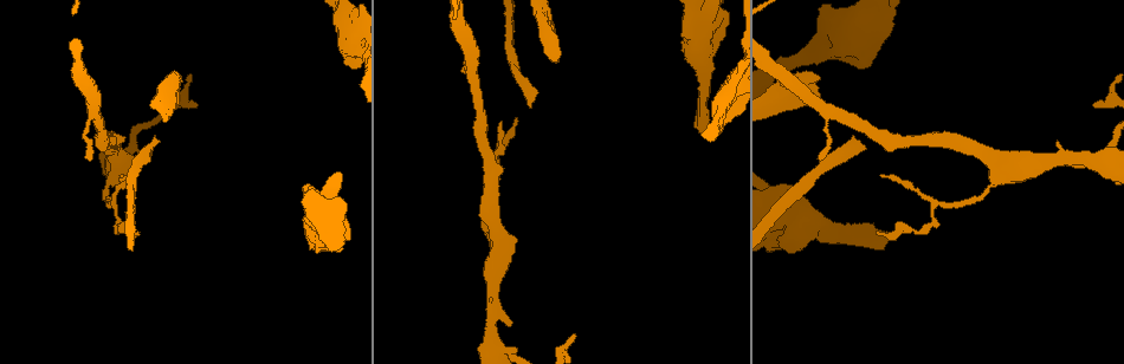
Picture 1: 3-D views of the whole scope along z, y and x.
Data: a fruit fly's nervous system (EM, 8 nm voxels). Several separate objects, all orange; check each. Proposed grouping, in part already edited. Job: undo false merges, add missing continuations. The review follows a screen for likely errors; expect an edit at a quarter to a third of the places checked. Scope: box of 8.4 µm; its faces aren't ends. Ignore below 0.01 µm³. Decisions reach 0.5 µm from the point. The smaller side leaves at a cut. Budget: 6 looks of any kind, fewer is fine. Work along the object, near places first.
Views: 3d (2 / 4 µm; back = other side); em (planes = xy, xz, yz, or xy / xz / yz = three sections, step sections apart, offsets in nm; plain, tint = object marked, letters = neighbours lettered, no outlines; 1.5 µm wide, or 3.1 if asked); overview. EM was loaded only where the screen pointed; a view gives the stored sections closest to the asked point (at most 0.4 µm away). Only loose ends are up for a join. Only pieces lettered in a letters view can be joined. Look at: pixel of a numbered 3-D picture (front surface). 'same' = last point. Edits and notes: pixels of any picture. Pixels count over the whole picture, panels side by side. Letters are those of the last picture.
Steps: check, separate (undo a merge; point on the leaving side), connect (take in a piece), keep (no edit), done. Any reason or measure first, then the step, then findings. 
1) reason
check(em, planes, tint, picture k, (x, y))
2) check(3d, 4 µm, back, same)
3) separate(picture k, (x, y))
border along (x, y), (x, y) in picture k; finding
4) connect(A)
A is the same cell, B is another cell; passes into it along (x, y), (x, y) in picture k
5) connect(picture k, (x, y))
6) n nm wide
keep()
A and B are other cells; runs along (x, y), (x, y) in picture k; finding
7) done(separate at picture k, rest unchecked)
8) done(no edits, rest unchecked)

free end
check(em, planes, plain, picture 1, (555, 63))

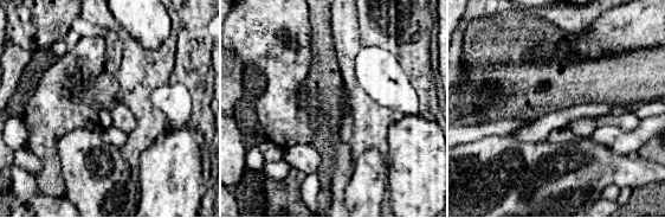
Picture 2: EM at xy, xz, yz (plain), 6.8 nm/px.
see the neighbours
check(em, planes, letters, same)

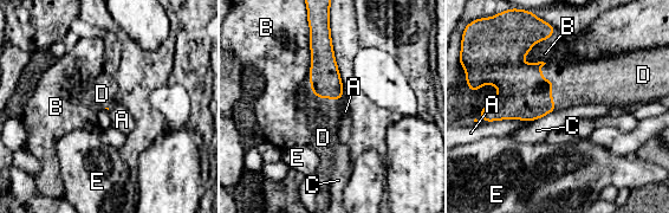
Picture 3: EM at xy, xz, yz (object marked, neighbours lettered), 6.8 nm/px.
connect(D)
D is the same cell, A, B, C and E are other cells; passes into it along (524, 95), (551, 94), (577, 83) in picture 3; it goes on there

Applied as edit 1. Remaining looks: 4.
sudden change in width
check(3d, 2 µm, picture 1, (833, 230))

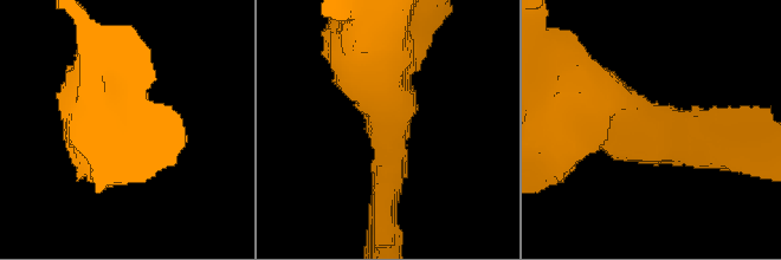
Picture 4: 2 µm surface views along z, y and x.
arms of 220, 440 nm
check(em, planes, letters, picture 4, (392, 126))

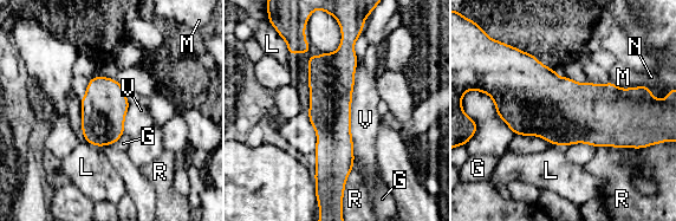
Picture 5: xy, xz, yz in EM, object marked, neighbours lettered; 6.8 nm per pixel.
keep()
G, L, M, N, R and V are other cells; border along (358, 59), (351, 101), (353, 156) in picture 5; all the same neuron

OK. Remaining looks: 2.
done(connect at picture 3, rest unchecked)

